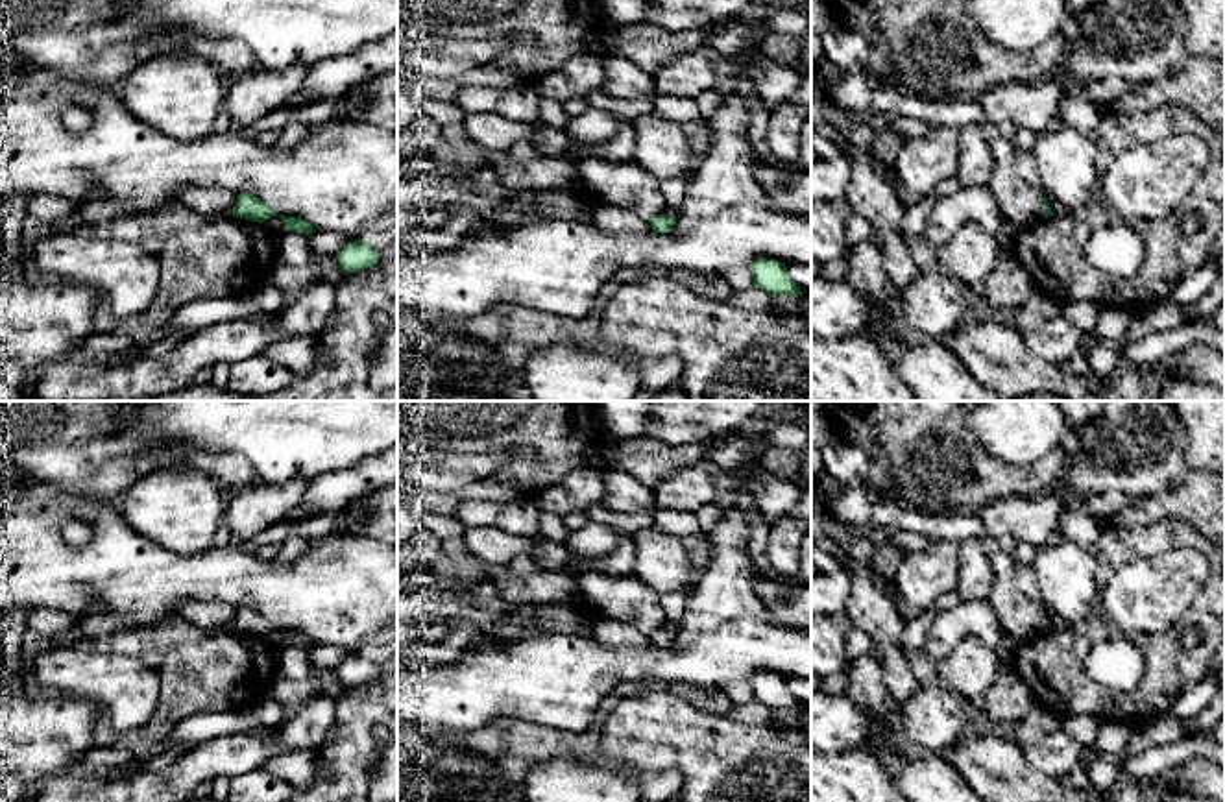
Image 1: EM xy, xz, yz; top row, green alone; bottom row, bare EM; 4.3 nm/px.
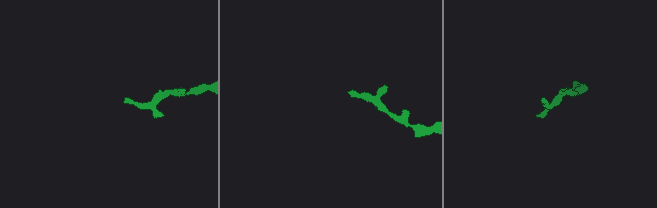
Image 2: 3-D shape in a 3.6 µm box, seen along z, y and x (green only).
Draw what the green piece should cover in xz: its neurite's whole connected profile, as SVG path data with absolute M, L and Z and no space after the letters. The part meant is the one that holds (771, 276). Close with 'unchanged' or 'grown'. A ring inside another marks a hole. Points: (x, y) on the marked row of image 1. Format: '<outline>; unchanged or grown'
M758 259L752 266L754 286L772 296L800 296L802 290L791 281L783 262L774 259Z; unchanged

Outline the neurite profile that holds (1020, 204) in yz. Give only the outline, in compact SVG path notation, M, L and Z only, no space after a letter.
M998 137L990 144L996 168L988 187L998 200L1005 224L1025 227L1044 216L1044 192L1018 174L1018 155L1009 139Z

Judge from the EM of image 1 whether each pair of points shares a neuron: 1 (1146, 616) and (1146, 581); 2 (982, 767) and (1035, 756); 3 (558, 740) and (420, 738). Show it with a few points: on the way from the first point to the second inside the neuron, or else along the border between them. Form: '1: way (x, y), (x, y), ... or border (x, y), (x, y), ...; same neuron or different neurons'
1: way (1146, 607), (1146, 590); same neuron
2: border (1020, 749), (1030, 764), (1057, 780); different neurons
3: way (523, 743), (455, 741); same neuron

